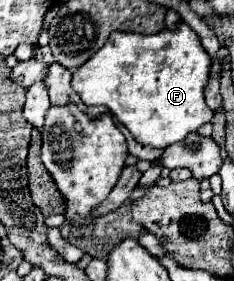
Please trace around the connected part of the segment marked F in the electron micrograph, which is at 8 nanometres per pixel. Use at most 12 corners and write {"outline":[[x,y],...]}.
{"outline":[[180,23],[110,33],[72,75],[140,145],[214,117],[210,55]]}

